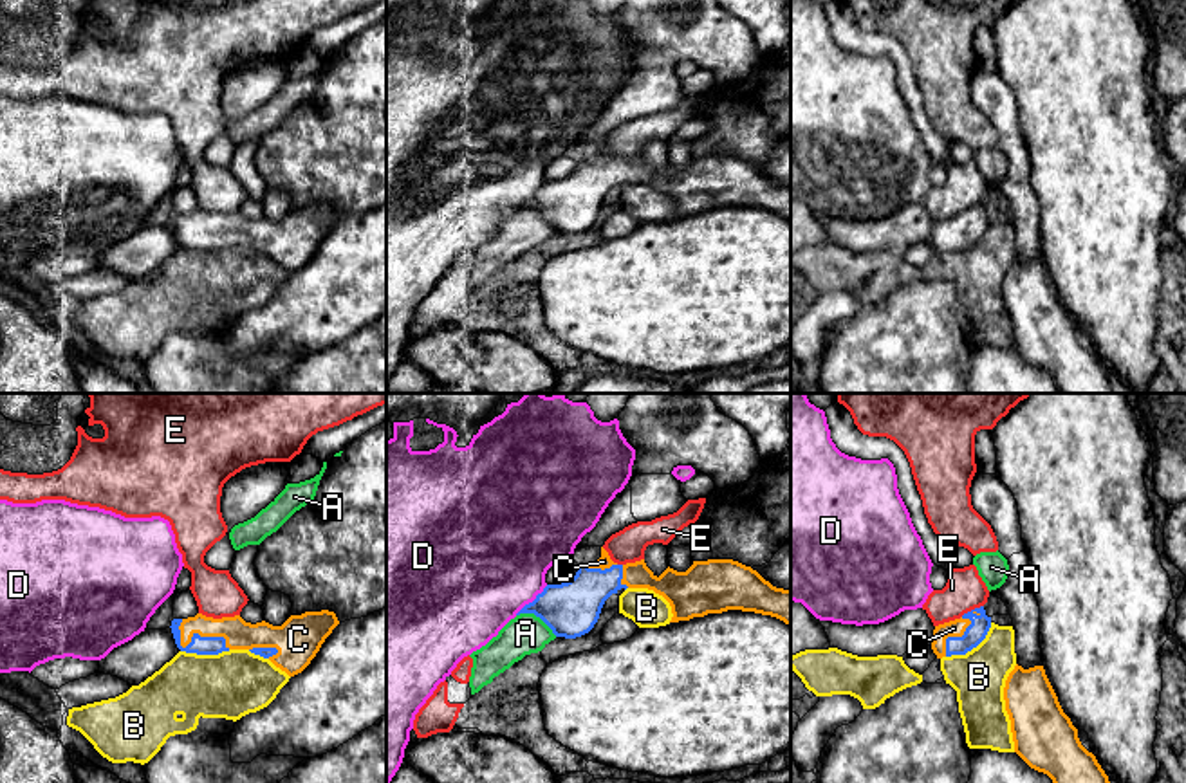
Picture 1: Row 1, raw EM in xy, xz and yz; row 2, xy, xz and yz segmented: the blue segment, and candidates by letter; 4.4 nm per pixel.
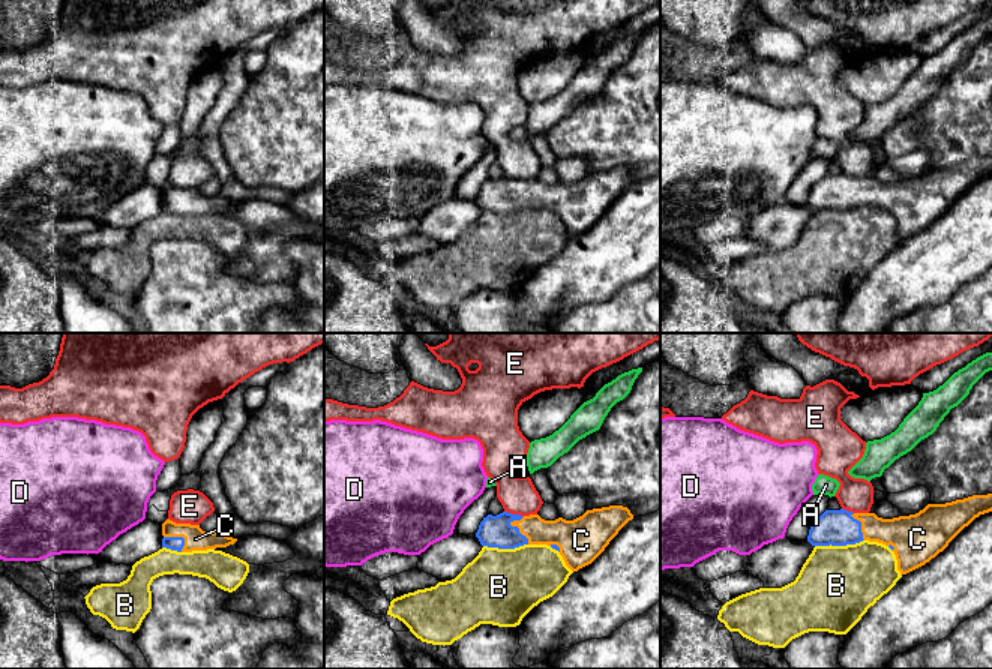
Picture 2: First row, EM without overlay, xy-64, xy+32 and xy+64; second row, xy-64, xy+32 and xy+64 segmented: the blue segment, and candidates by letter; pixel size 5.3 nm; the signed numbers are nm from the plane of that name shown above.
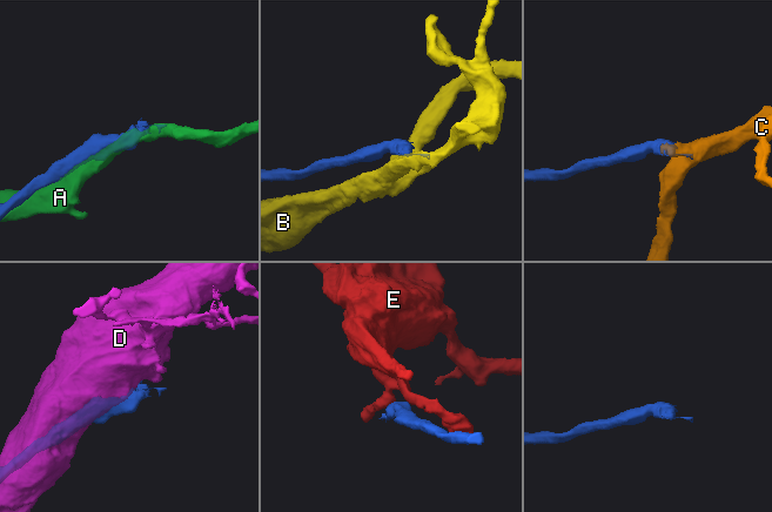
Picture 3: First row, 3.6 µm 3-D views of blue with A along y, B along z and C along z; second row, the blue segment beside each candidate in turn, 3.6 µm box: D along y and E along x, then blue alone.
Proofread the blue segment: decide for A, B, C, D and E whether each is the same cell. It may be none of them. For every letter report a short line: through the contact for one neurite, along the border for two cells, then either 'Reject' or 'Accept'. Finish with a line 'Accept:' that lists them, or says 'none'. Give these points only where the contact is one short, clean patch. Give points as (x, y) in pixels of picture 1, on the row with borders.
A: Reject
B: Reject
C: Accept
D: Reject
E: Line: yz (982, 605), (961, 616). Reject
Accept: C

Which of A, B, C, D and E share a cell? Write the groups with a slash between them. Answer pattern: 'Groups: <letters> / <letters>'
Groups: A / B / C / D / E

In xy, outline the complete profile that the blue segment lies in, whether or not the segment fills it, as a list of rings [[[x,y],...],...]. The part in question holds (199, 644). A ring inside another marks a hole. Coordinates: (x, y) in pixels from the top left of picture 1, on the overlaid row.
[[[321,610],[291,615],[282,626],[265,621],[251,624],[240,615],[213,619],[197,613],[173,619],[170,628],[181,651],[218,655],[229,649],[249,649],[294,677],[310,664],[338,624],[334,612]]]

